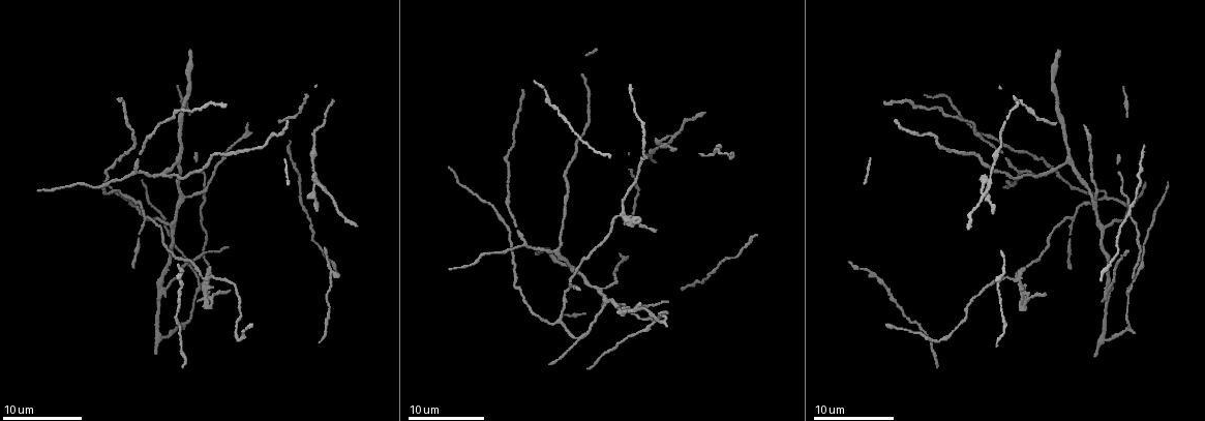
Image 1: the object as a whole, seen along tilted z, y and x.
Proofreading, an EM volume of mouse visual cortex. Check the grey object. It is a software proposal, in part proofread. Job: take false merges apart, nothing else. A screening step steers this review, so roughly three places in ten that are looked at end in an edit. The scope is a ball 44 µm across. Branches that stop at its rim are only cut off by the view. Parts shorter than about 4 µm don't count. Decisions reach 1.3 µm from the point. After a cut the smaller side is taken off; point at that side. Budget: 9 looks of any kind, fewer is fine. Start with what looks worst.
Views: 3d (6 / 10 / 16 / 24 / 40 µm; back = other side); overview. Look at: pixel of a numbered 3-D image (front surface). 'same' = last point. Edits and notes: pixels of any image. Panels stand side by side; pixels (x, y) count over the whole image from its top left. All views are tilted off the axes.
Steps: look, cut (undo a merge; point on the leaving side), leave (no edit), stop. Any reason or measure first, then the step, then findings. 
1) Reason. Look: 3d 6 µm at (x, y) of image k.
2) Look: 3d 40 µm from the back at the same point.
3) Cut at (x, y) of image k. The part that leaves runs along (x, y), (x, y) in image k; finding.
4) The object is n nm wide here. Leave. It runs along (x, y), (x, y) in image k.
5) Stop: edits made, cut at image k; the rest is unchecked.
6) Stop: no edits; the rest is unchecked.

Arms part here. Look: 3d 16 µm at (164, 290) of image 1.

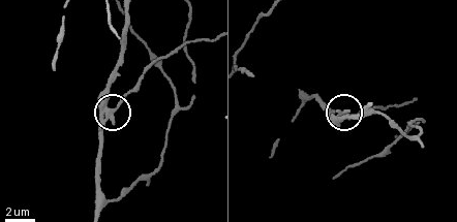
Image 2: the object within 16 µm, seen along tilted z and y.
Look: 3d 6 µm at (114, 111) of image 2.

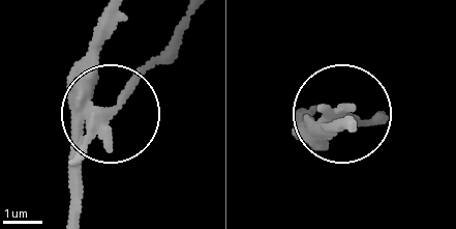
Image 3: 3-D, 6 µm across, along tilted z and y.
Cut at (137, 78) of image 3. The part that leaves runs along (93, 115), (117, 105), (189, 15) in image 3; a second cell is stuck on.

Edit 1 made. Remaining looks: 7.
Four-way junction. Look: 3d 10 µm at (621, 214) of image 1.

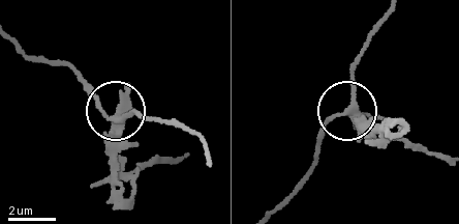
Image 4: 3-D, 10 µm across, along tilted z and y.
Look: 3d 10 µm from the back at (353, 105) of image 4.

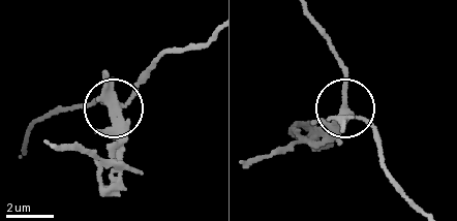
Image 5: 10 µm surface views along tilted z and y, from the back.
The object is 240 nm wide here. Cut at (119, 136) of image 5. A second cell is stuck on.

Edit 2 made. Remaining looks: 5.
Four-way junction. Look: 3d 10 µm at (989, 185) of image 1.

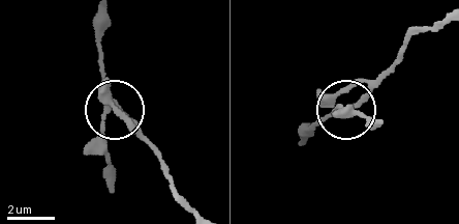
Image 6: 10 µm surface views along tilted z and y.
Zoom in. Look: 3d 6 µm at the same point.

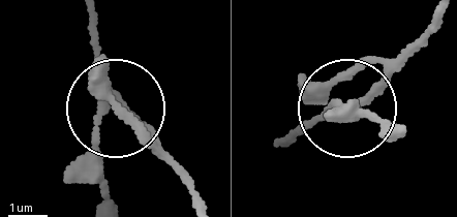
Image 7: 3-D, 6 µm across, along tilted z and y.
The object is 210 nm wide here. Cut at (377, 84) of image 7. The part that leaves runs along (113, 89), (193, 205) in image 7; a second cell is stuck on.

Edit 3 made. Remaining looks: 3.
Look: 3d 10 µm at (662, 312) of image 1.

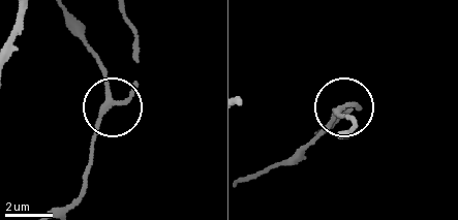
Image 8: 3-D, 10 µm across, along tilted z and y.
Look: 3d 6 µm at (343, 108) of image 8.

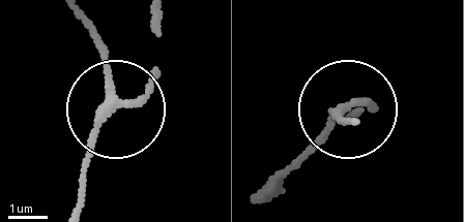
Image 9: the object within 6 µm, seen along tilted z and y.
The side arm is 18 µm long; 3 arms meet here. Leave. One cell here.

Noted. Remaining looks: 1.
A fork. Look: 3d 6 µm at (136, 172) of image 1.

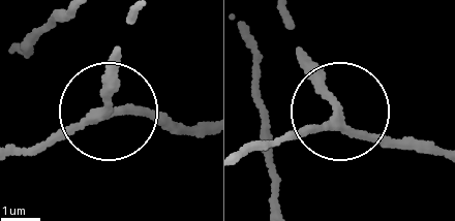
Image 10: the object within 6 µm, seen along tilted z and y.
Leave. It runs along (434, 154), (336, 119), (282, 136) in image 10; continuous, no second cell.

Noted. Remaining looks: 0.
Stop: edits made, cut at image 3, cut at image 5, cut at image 7; the rest is unchecked.

